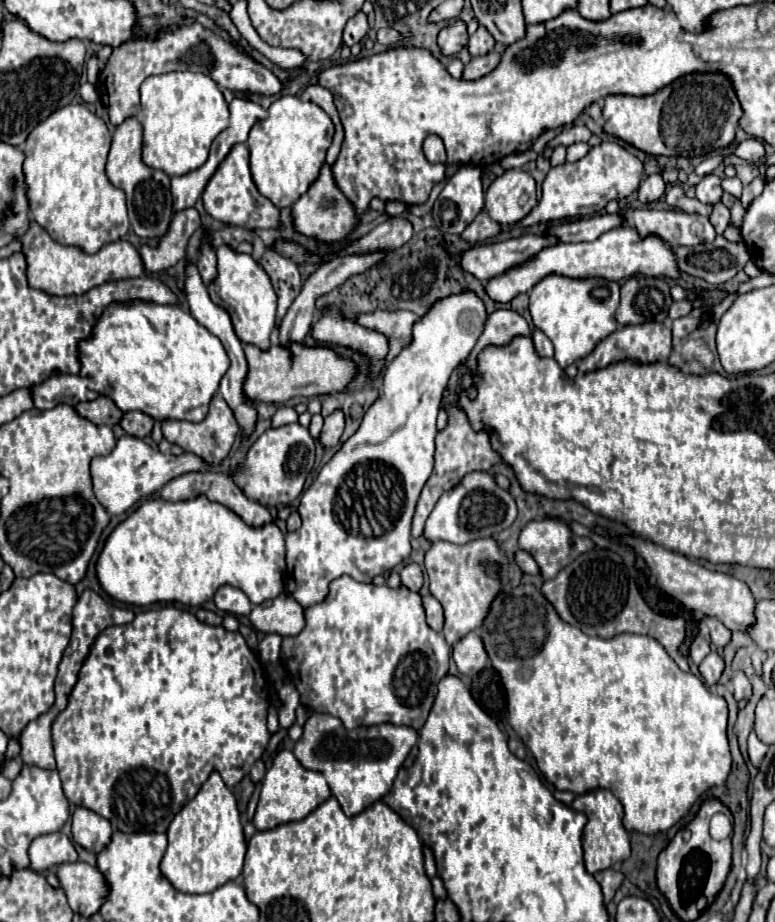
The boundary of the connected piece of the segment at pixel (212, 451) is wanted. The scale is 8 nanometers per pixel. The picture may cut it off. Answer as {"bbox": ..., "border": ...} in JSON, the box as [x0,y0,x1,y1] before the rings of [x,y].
{"bbox":[162,394,238,466],"border":[[[220,394],[214,396],[212,404],[210,404],[210,412],[208,416],[194,424],[194,422],[180,422],[180,420],[164,420],[162,422],[162,432],[164,432],[164,438],[172,444],[178,444],[184,452],[190,452],[190,454],[196,454],[204,460],[206,466],[218,466],[226,456],[228,452],[232,450],[234,442],[236,442],[236,434],[238,434],[238,424],[234,420],[234,414],[232,410],[228,408],[228,404],[222,400]]]}

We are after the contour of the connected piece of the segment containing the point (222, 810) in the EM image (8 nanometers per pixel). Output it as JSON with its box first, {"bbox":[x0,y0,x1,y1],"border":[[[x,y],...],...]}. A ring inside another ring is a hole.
{"bbox":[160,772,246,894],"border":[[[212,772],[198,794],[174,816],[166,834],[168,848],[160,870],[176,890],[184,894],[206,894],[242,874],[246,844],[240,812],[234,794],[226,788],[218,772]]]}

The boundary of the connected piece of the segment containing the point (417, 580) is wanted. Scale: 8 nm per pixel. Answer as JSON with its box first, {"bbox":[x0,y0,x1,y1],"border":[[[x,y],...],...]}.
{"bbox":[400,564,424,592],"border":[[[408,564],[402,572],[400,572],[400,578],[404,582],[404,586],[412,592],[420,592],[420,588],[424,586],[424,576],[422,576],[422,570],[418,564]]]}

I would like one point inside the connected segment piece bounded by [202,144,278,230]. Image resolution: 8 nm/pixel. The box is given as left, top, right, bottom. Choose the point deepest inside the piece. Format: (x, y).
(231, 197)

